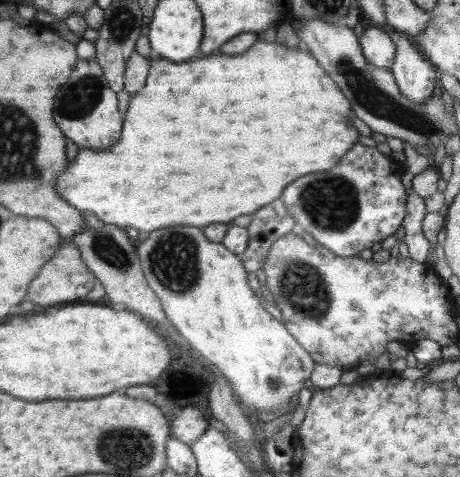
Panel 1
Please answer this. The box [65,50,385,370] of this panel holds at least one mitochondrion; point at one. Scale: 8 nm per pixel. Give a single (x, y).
(330, 204)

